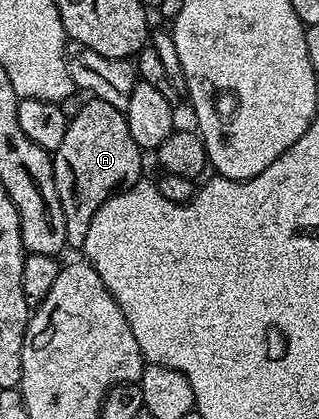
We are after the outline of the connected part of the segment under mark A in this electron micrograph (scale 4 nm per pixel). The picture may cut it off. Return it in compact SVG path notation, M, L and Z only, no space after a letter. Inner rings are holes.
M91 98L66 124L64 141L52 152L54 161L54 192L60 197L67 248L80 249L88 237L88 225L96 217L96 209L117 191L124 191L143 178L143 148L132 141L125 114L108 101Z

